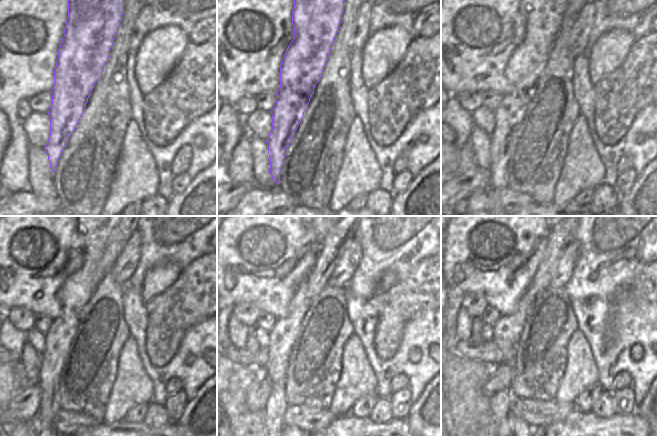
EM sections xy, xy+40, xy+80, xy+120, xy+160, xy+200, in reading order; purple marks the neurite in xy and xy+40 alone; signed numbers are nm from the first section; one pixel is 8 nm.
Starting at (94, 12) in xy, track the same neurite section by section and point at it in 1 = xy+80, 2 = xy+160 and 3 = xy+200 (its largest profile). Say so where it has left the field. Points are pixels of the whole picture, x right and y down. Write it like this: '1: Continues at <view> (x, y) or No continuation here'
1: Continues at xy+80 (543, 12)
2: Continues at xy+160 (283, 334)
3: Continues at xy+200 (507, 331)

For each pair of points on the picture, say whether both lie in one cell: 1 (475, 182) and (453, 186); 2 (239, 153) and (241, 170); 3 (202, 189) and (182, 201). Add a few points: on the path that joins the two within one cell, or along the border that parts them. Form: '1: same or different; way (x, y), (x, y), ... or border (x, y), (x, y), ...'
1: same; way (470, 184), (458, 186)
2: same; way (241, 157), (241, 166)
3: same; way (197, 194), (190, 201), (187, 201)

